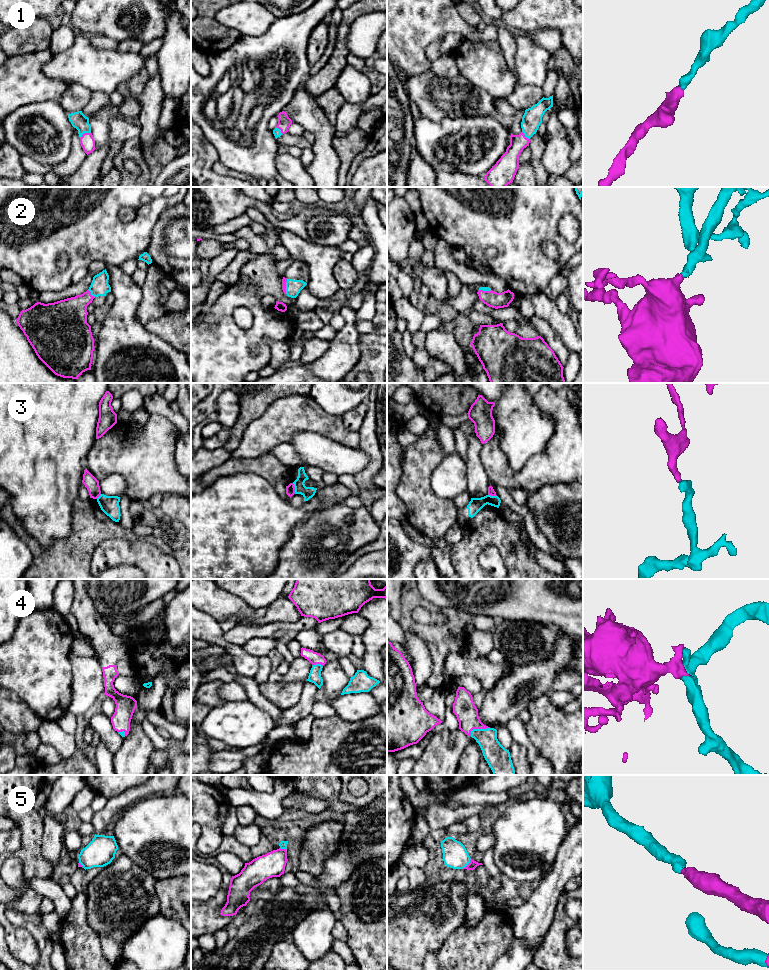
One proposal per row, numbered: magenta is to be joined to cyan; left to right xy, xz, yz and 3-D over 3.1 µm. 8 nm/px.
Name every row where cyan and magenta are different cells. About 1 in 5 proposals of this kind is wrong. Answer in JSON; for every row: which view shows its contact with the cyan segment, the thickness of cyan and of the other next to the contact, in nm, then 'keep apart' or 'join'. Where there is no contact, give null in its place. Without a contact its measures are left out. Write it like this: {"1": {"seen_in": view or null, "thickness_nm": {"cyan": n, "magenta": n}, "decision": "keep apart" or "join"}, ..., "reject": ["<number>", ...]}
{"1": {"seen_in": "xy", "thickness_nm": {"cyan": 130, "magenta": 120}, "decision": "join"}, "2": {"seen_in": "xz", "thickness_nm": {"cyan": 130, "magenta": 50}, "decision": "join"}, "3": {"seen_in": "xz", "thickness_nm": {"cyan": 100, "magenta": 80}, "decision": "keep apart"}, "4": {"seen_in": "yz", "thickness_nm": {"cyan": 180, "magenta": 180}, "decision": "join"}, "5": {"seen_in": "yz", "thickness_nm": {"cyan": 200, "magenta": 70}, "decision": "join"}, "reject": ["3"]}

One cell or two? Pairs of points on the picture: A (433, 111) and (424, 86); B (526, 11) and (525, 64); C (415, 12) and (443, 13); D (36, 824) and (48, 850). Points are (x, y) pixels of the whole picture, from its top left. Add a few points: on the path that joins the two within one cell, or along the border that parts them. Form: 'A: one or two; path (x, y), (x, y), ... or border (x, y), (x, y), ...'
A: one; path (433, 105), (433, 100), (426, 92)
B: two; border (523, 32), (529, 35)
C: one; path (422, 12), (436, 13)
D: two; border (43, 818), (42, 855), (46, 859)

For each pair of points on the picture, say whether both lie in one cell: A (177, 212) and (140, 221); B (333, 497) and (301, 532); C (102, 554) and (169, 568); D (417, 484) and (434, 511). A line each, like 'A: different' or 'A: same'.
A: different
B: different
C: same
D: same

